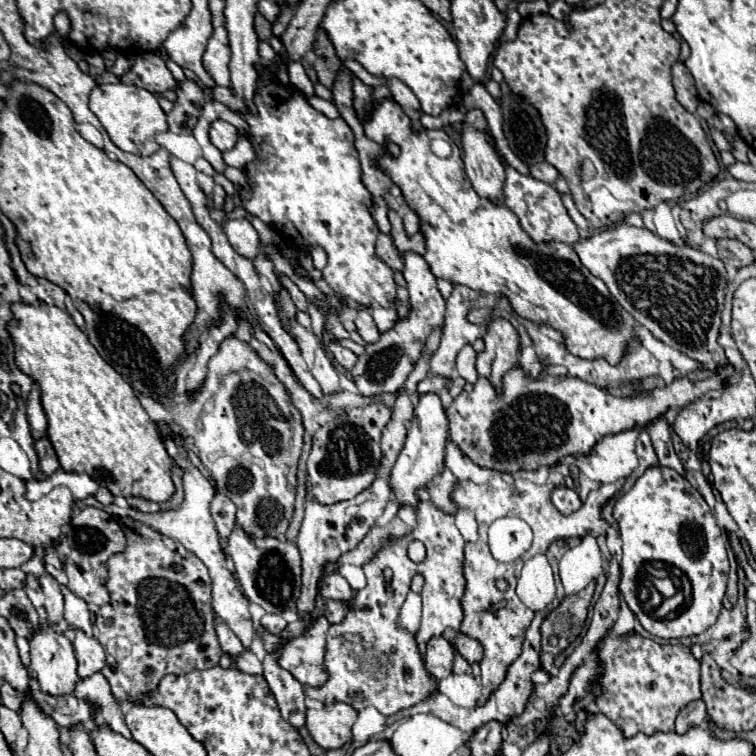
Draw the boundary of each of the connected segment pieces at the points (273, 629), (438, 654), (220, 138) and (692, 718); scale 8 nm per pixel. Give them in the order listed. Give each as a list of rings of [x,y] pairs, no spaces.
[[[266,614],[260,620],[260,626],[264,626],[270,634],[280,634],[286,628],[286,622],[280,616],[276,616],[276,614]]]
[[[444,636],[430,638],[424,654],[424,666],[428,674],[432,674],[436,680],[442,680],[452,672],[452,660],[454,660],[454,646]]]
[[[214,120],[210,126],[210,140],[220,152],[226,152],[226,150],[234,148],[234,144],[238,140],[238,130],[224,120]]]
[[[694,700],[692,704],[684,706],[676,718],[676,732],[686,732],[690,726],[706,726],[708,714],[706,704],[702,700]]]

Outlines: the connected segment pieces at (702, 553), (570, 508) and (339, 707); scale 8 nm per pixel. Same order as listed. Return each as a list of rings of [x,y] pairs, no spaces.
[[[650,466],[634,482],[634,486],[616,500],[614,518],[622,540],[621,570],[624,570],[624,576],[620,580],[620,592],[624,594],[630,610],[638,616],[640,624],[650,634],[666,640],[702,634],[708,626],[712,626],[722,610],[722,598],[728,582],[728,556],[716,518],[700,492],[696,492],[696,488],[672,468]]]
[[[558,486],[552,492],[552,502],[564,514],[572,514],[572,512],[576,512],[582,506],[582,502],[578,498],[578,492],[572,490],[572,488],[568,488],[568,486]]]
[[[332,702],[322,710],[308,710],[306,728],[320,748],[334,750],[350,742],[356,716],[358,712],[350,704]]]

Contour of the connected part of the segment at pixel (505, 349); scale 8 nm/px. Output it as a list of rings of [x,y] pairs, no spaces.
[[[494,318],[488,324],[484,342],[486,348],[478,354],[476,370],[480,376],[486,376],[496,388],[500,388],[504,372],[518,362],[520,336],[506,318]]]

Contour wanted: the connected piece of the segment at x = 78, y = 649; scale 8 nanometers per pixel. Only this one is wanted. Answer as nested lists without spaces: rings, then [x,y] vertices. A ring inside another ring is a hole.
[[[76,630],[76,638],[72,642],[76,658],[78,658],[78,676],[92,676],[92,672],[100,672],[106,664],[106,654],[102,644],[94,636],[86,636],[82,630]]]

